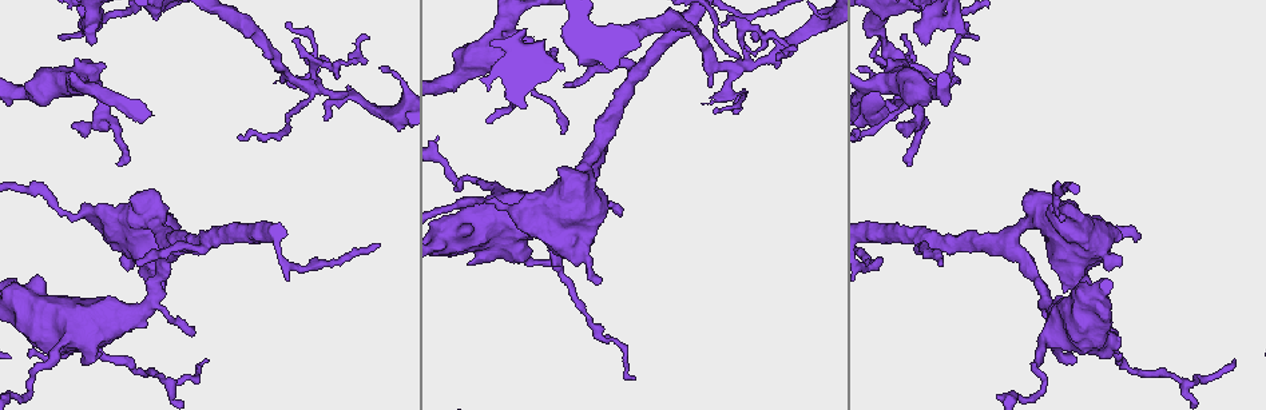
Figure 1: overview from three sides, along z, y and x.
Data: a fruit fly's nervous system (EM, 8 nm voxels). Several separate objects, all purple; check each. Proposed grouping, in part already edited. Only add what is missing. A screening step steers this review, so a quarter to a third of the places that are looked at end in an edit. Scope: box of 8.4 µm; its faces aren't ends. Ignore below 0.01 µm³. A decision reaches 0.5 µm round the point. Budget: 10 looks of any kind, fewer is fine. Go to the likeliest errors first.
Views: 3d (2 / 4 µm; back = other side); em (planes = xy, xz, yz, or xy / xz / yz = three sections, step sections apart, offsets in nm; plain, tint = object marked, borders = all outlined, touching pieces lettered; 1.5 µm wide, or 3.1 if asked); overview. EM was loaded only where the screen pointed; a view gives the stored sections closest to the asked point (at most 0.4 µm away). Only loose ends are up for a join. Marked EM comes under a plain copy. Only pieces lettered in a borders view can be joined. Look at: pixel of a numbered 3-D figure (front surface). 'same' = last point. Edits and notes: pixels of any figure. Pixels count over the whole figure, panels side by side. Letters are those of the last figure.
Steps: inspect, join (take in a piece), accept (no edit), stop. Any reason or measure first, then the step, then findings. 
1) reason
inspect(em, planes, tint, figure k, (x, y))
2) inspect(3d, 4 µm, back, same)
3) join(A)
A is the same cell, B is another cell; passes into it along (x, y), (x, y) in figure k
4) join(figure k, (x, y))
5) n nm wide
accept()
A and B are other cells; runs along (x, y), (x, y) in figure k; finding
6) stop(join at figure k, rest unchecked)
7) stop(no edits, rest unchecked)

thin end
inspect(em, xz, step 8, tint, figure 1, (906, 165))

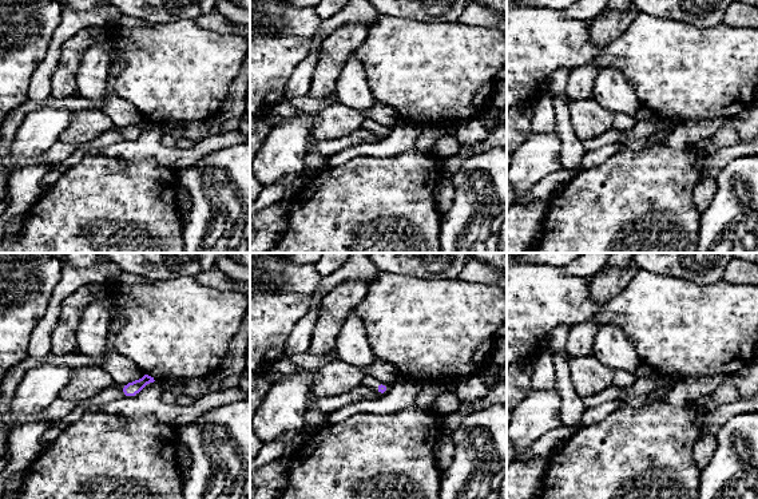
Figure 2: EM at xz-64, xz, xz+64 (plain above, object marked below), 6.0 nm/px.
another direction
inspect(em, planes, tint, same)

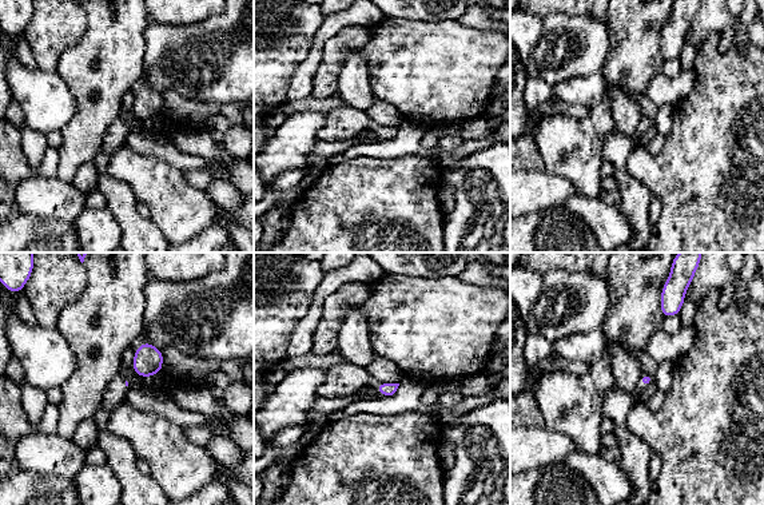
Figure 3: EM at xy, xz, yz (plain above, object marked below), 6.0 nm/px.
what lies round it
inspect(em, planes, borders, same)

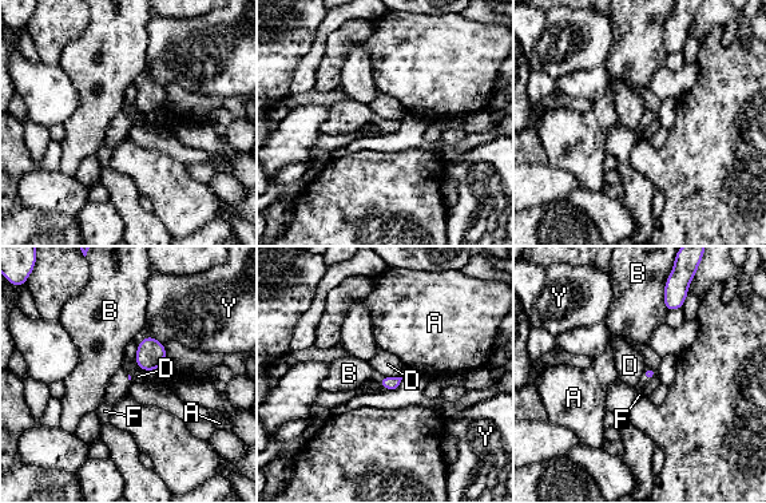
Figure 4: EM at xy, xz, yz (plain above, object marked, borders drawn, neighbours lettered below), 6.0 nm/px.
join(F)
F is the same cell, A, B, D and Y are other cells; the neuron continues

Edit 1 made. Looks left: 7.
branch stops here
inspect(3d, 2 µm, back, figure 1, (284, 79))

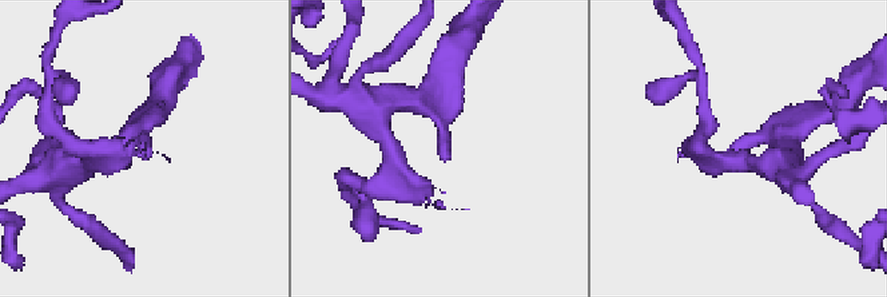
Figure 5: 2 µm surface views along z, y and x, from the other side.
shape alone is not enough
inspect(em, planes, borders, figure 5, (141, 151))

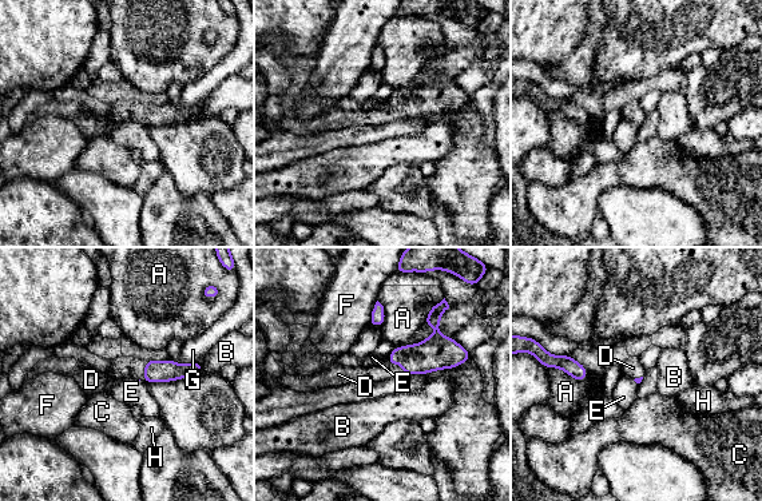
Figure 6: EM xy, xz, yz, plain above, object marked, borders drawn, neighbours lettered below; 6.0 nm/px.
join(D)
D is the same cell, A, B, C, E, F, G and H are other cells; passes into it along (435, 353), (400, 361), (381, 372) in figure 6; it goes on there

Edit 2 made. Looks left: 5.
redraw
inspect(overview)

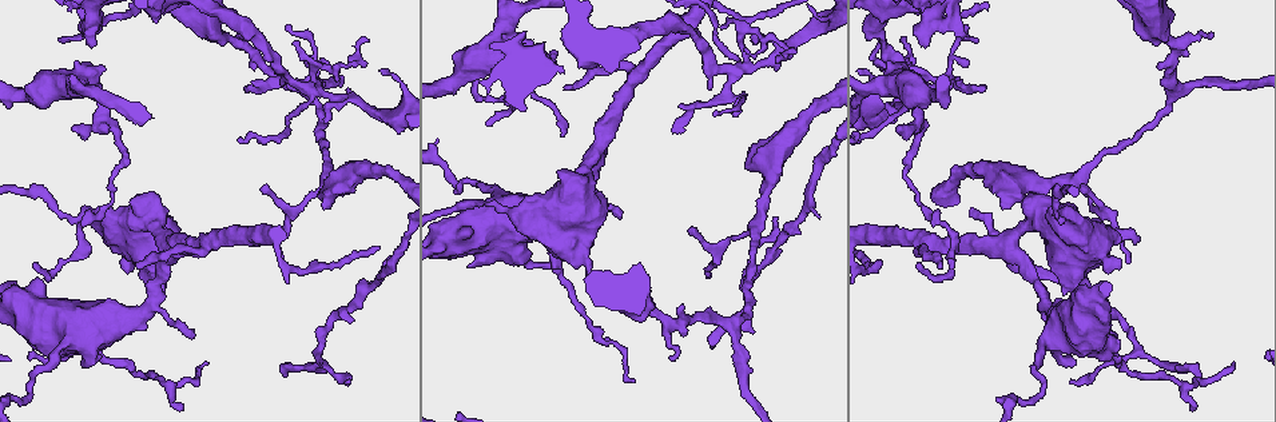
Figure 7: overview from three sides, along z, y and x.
inspect(em, yz, step 8, tint, figure 7, (207, 362))

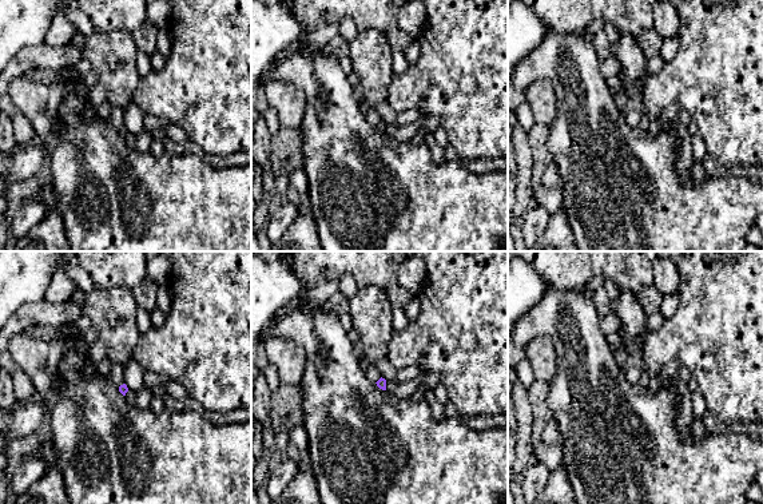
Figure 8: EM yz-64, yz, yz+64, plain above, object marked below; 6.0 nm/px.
cut it another way
inspect(em, planes, borders, same)

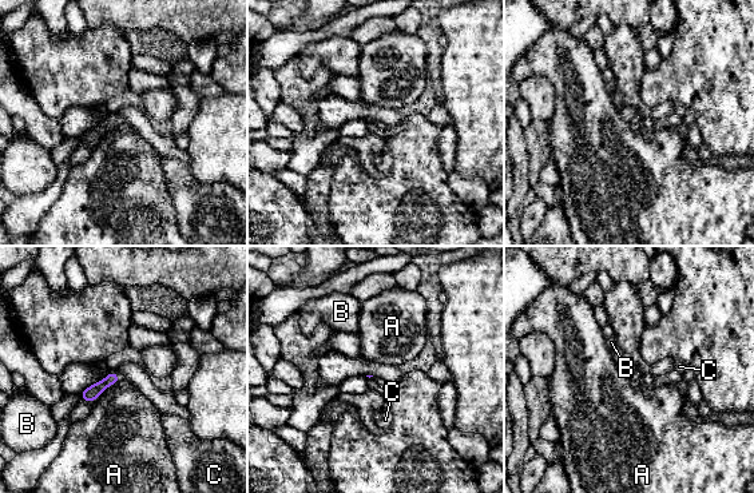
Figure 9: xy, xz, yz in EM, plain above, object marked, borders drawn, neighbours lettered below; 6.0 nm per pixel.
accept()
A, B and C are other cells; no lettered piece goes on from it

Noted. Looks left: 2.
stop(join at figure 4, join at figure 6, rest unchecked)

